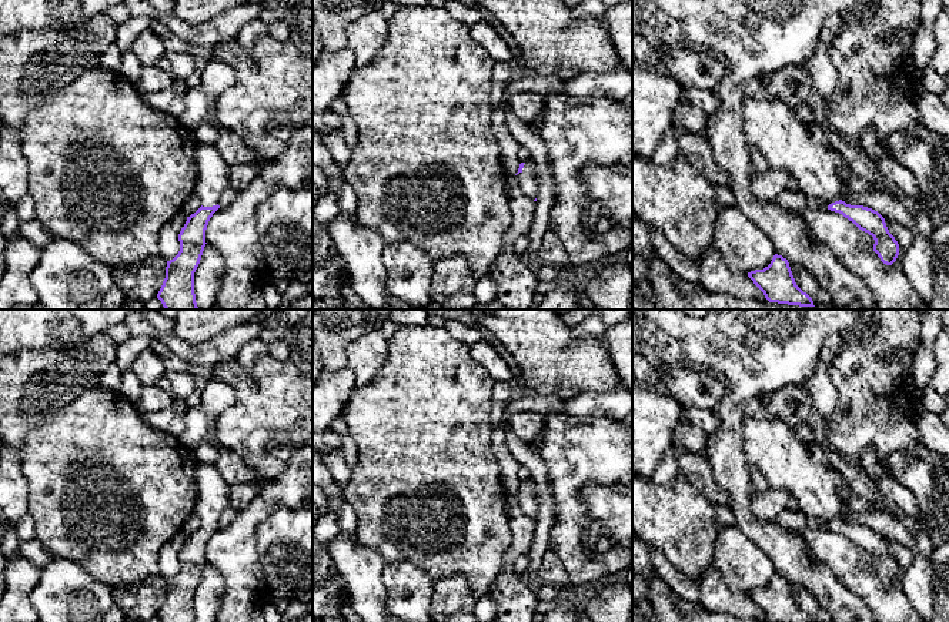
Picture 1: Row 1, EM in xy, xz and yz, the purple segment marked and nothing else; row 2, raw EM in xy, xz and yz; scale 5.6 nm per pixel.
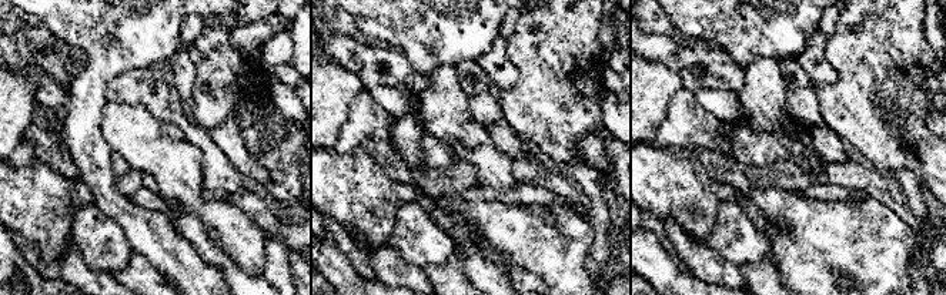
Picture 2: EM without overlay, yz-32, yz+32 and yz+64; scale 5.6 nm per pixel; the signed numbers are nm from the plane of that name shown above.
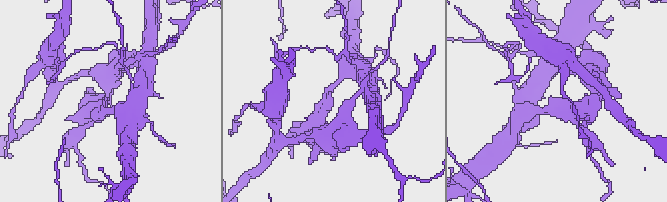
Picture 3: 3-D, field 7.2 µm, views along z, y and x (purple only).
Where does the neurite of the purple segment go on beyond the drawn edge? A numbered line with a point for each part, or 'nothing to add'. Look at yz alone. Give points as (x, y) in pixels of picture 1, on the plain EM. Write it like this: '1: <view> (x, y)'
1: yz (771, 445)

